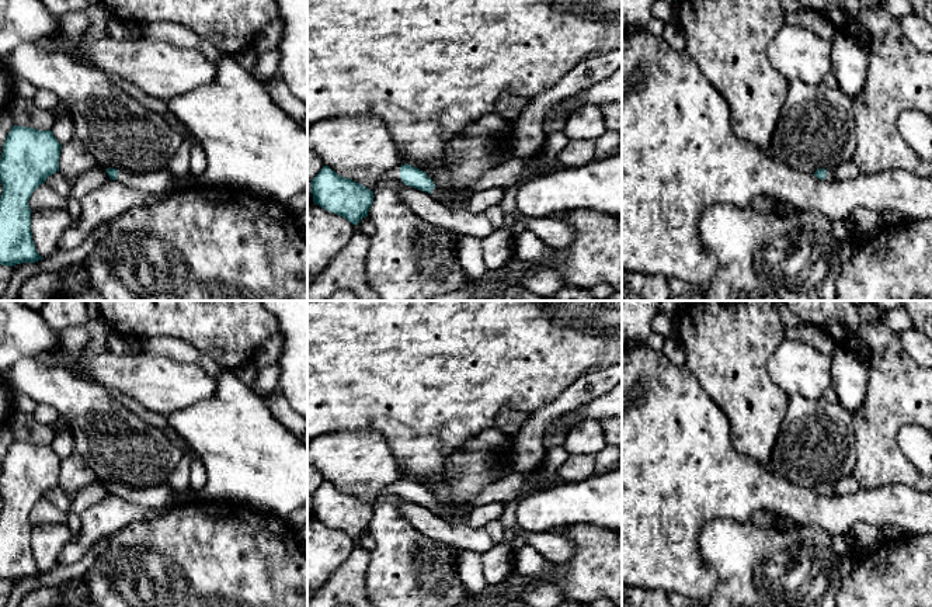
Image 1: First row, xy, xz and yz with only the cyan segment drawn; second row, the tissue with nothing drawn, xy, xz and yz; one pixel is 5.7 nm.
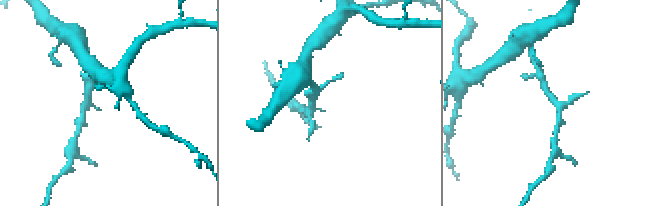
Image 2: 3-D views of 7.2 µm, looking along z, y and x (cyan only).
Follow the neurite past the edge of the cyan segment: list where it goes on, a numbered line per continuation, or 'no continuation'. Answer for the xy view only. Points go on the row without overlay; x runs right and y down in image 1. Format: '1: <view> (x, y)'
1: xy (157, 496)

